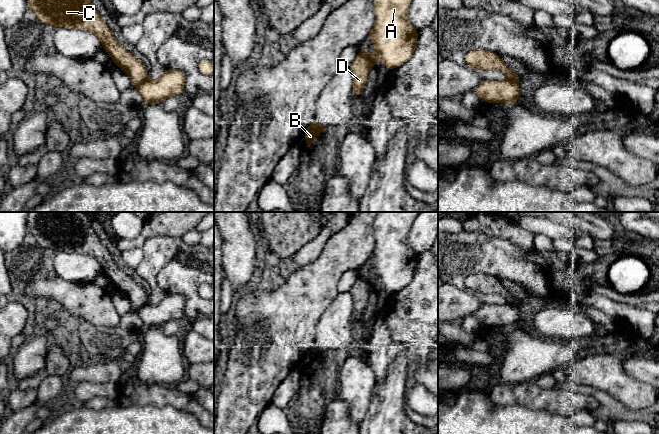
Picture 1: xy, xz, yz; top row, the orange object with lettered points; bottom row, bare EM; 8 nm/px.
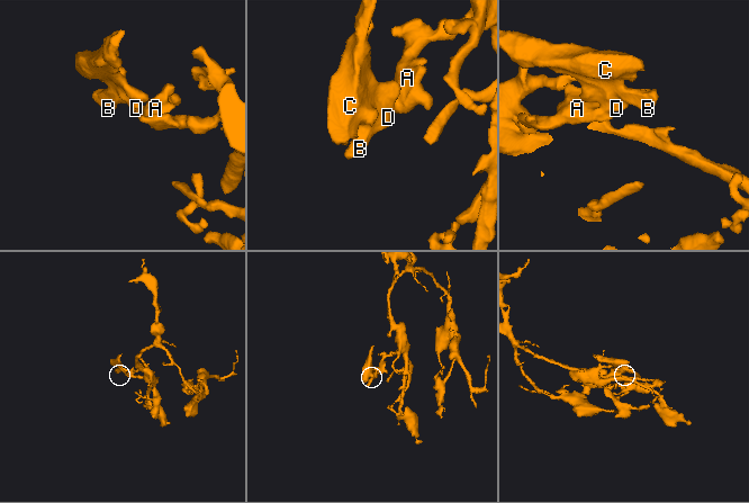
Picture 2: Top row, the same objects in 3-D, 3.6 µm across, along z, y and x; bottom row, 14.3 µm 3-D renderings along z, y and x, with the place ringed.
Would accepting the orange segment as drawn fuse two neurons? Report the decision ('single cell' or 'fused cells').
fused cells

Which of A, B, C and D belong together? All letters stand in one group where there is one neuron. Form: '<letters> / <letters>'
A / B C D

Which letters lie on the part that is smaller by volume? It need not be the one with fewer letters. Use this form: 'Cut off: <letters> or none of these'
Cut off: B, C, D

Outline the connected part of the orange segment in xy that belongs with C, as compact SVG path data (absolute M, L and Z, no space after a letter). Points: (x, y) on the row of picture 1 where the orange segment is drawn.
M27 0L27 7L45 25L94 33L115 65L129 75L133 87L147 79L148 69L117 42L91 0Z

